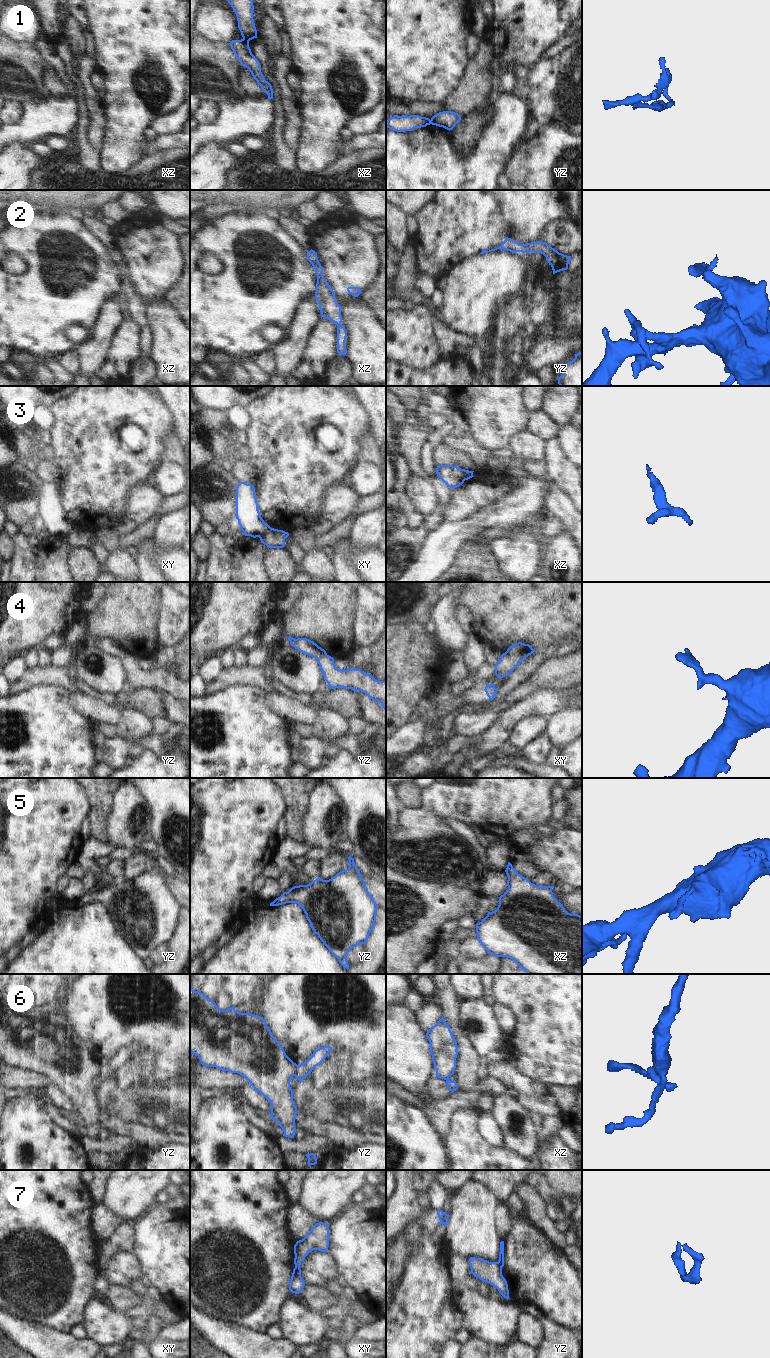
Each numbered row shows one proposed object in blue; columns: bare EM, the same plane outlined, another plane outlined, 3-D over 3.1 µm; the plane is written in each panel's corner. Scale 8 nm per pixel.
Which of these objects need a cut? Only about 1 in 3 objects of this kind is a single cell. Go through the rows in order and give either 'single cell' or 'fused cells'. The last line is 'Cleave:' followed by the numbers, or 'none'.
1: fused cells
2: single cell
3: fused cells
4: single cell
5: single cell
6: fused cells
7: fused cells
Cleave: 1, 3, 6, 7

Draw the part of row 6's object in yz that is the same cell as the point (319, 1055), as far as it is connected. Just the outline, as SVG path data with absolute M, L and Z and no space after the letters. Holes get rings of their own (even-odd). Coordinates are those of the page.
M331 1046L321 1047L315 1050L311 1057L303 1064L297 1065L297 1071L294 1076L298 1078L298 1083L303 1081L307 1075L311 1074L312 1070L325 1060L331 1050Z

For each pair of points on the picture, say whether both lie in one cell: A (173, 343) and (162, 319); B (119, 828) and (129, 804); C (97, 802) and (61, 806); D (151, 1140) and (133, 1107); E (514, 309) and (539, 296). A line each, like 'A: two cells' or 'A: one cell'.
A: one cell
B: one cell
C: two cells
D: two cells
E: one cell

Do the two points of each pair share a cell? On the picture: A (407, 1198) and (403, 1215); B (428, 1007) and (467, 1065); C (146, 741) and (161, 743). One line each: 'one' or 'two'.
A: one
B: two
C: one

